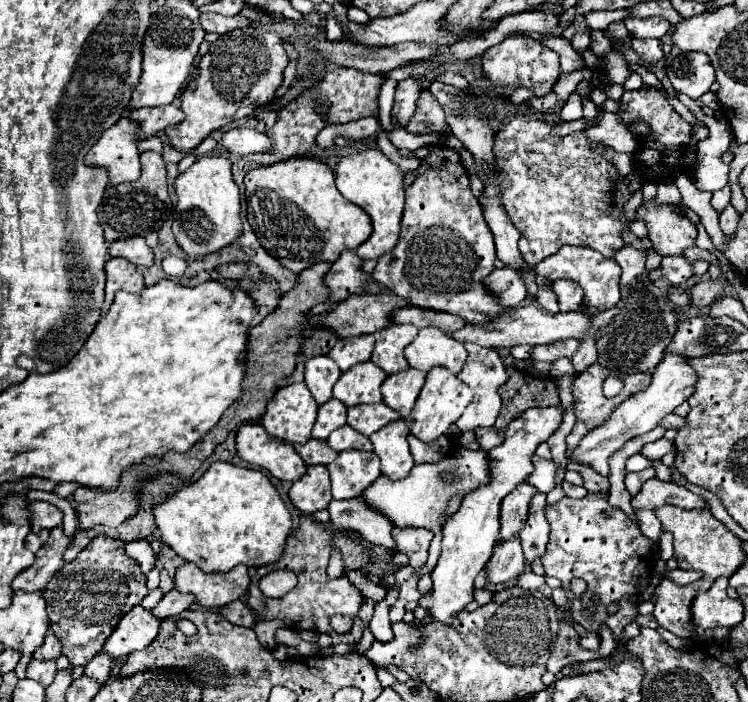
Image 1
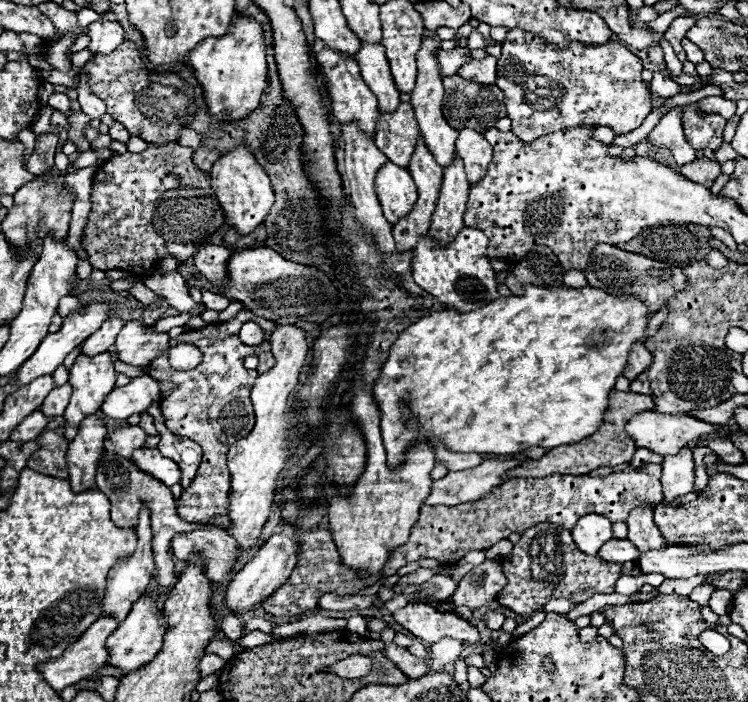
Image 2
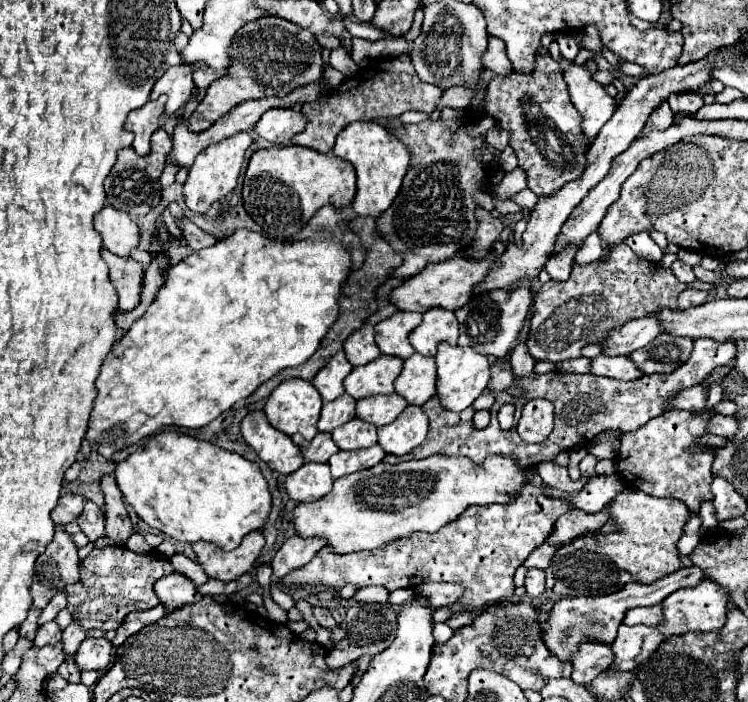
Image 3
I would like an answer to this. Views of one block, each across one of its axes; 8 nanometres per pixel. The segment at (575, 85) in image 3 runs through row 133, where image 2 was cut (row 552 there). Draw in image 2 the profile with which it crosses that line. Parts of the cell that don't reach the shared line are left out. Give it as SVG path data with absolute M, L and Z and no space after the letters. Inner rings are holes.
M584 516L572 528L572 536L584 554L596 556L600 546L612 538L612 522L604 516Z

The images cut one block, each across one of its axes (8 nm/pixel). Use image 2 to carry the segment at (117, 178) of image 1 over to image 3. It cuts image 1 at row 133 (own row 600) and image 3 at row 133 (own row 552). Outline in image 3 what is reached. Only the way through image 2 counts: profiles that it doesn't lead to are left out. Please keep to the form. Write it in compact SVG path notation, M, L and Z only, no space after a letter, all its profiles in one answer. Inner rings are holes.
M160 96L158 100L146 102L142 108L132 110L126 118L124 128L134 134L132 148L140 156L146 156L150 152L150 136L154 134L154 130L160 128L160 116L164 112L164 104L166 104L166 100L164 100L164 96Z

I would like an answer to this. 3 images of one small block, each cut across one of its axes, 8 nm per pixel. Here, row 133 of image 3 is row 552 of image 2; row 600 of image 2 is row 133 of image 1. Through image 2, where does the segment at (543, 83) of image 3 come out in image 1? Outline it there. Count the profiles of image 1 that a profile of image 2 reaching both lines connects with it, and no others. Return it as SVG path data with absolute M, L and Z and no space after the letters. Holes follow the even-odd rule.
M510 112L510 120L494 138L492 152L502 180L502 204L520 232L520 252L530 266L566 244L592 248L610 258L624 246L620 232L628 224L620 216L632 194L618 170L602 154L592 152L594 142L584 132L558 138L550 136L554 126Z

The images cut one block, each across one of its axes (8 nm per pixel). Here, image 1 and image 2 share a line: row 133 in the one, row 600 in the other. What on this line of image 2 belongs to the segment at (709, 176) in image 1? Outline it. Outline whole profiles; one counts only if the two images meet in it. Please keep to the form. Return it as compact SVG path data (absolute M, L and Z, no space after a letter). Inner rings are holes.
M714 590L712 592L712 596L710 596L710 608L718 614L718 616L722 616L722 614L728 614L728 610L730 610L730 602L732 602L732 594L728 592L728 590Z

